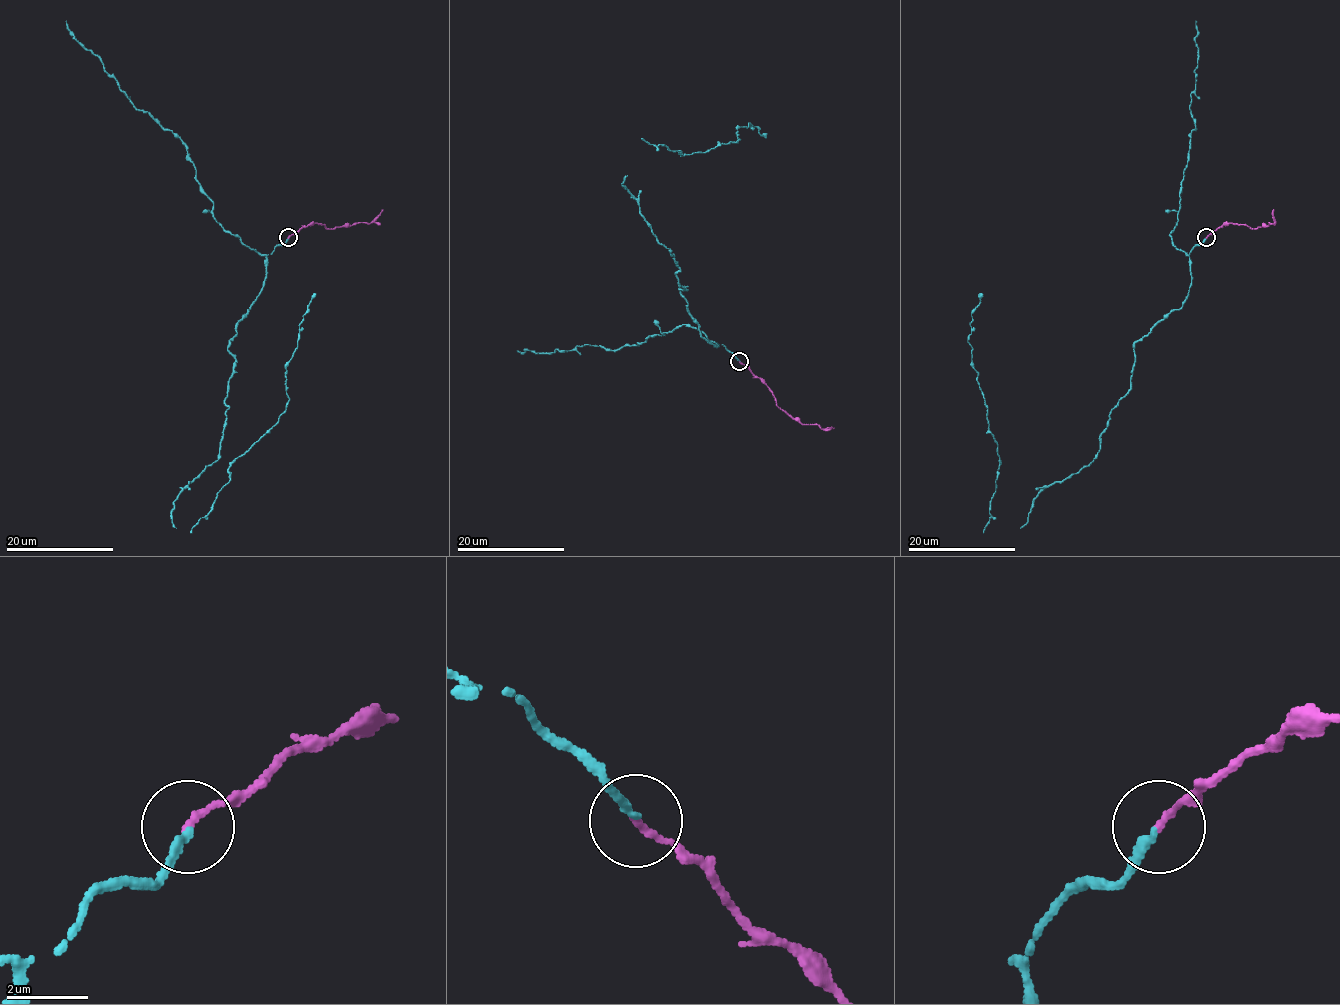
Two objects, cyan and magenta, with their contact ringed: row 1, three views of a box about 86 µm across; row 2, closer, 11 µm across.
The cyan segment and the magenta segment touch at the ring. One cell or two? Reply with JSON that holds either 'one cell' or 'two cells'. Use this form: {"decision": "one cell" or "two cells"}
{"decision": "one cell"}

